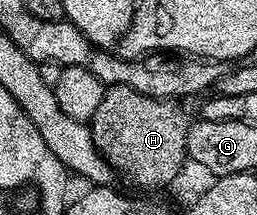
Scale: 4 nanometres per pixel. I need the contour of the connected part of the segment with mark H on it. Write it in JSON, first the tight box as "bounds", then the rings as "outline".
{"bounds":[88,87,191,186],"outline":[[[107,87],[104,101],[100,101],[100,105],[96,108],[96,113],[88,121],[90,132],[94,135],[94,144],[96,145],[96,149],[108,161],[108,165],[111,169],[117,172],[117,174],[119,171],[119,173],[122,174],[124,178],[131,179],[131,181],[134,182],[136,186],[168,186],[169,183],[172,182],[173,179],[181,173],[182,166],[187,166],[188,163],[188,156],[186,154],[186,142],[188,141],[188,129],[190,128],[191,120],[189,118],[186,119],[185,113],[182,112],[181,109],[178,107],[181,106],[179,106],[179,104],[173,99],[153,99],[152,97],[148,97],[144,93],[136,93],[136,89],[132,89],[131,87]]]}

